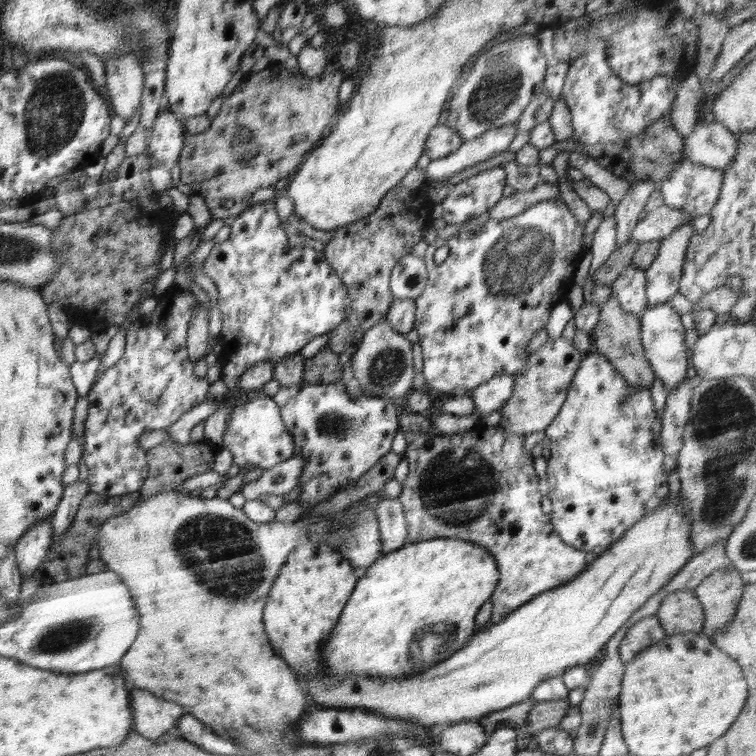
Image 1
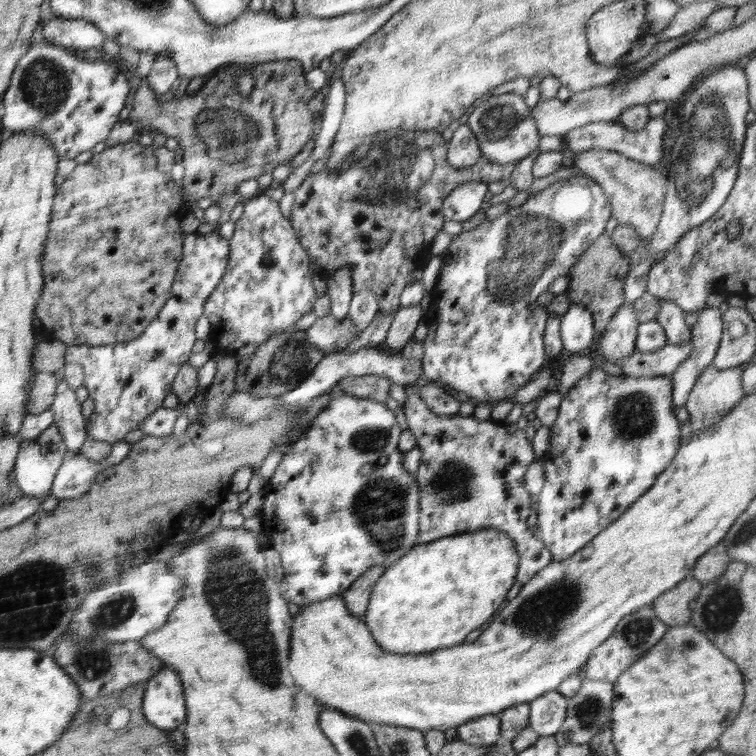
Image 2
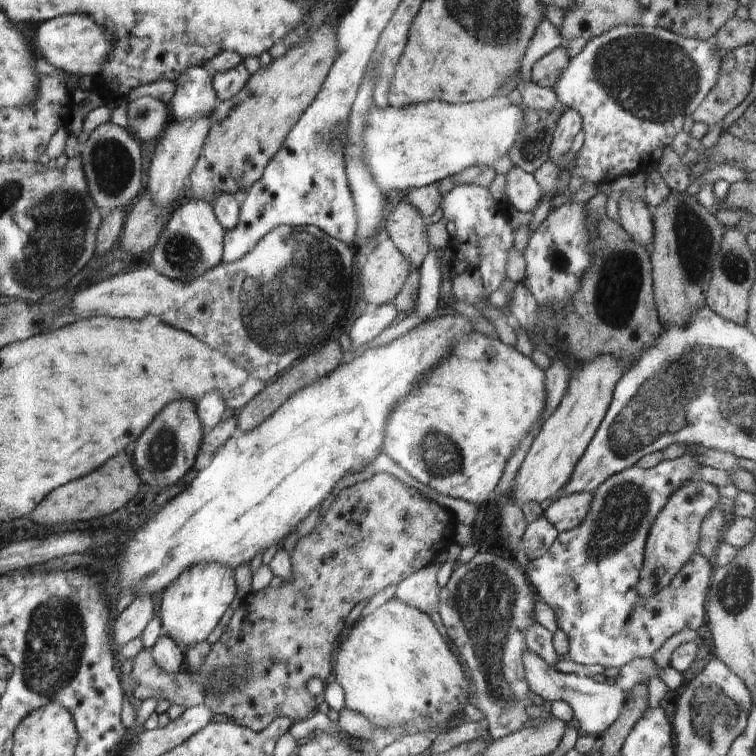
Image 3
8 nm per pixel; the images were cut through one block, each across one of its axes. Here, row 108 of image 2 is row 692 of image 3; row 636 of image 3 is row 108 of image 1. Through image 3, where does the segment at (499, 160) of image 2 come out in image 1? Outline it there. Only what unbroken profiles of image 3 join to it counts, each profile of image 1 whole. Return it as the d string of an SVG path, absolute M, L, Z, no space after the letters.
M518 32L509 41L483 50L470 63L470 70L450 100L446 123L462 140L469 141L486 131L516 123L531 100L546 92L544 76L550 59L540 53L538 36Z

